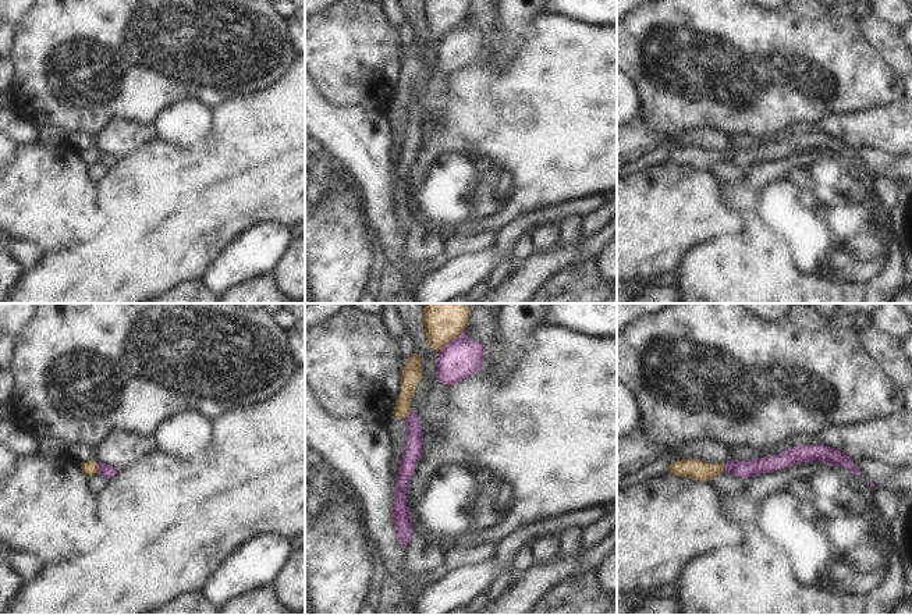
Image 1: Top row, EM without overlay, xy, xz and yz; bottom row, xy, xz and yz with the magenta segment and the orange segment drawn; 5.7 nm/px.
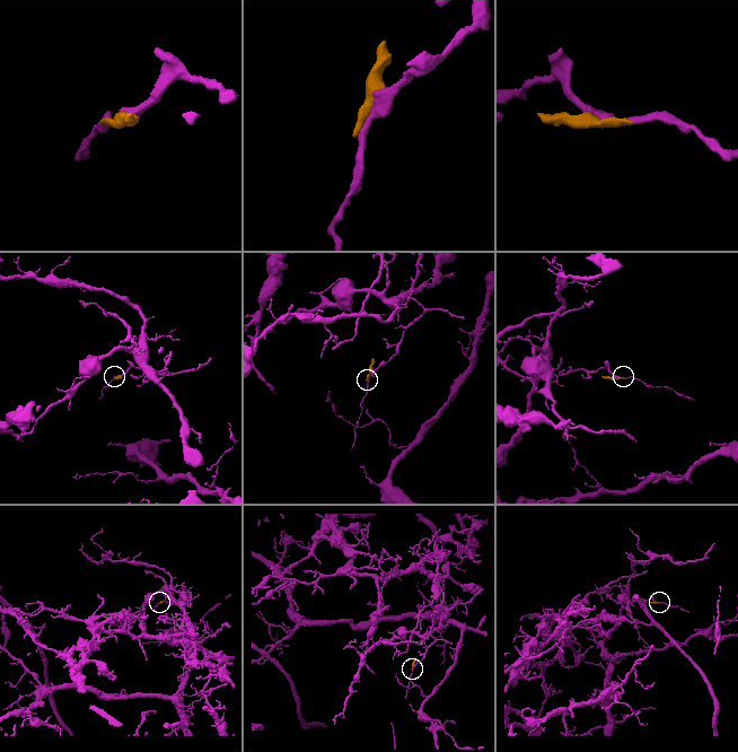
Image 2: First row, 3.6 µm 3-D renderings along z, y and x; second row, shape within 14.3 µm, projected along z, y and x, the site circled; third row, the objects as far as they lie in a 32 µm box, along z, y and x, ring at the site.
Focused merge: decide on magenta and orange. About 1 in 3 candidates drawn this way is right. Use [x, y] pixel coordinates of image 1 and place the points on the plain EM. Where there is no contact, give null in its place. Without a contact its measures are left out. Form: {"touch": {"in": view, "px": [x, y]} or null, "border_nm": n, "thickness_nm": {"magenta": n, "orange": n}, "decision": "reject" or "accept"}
{"touch": {"in": "xz", "px": [451, 28]}, "border_nm": 220, "thickness_nm": {"magenta": 240, "orange": 180}, "decision": "reject"}

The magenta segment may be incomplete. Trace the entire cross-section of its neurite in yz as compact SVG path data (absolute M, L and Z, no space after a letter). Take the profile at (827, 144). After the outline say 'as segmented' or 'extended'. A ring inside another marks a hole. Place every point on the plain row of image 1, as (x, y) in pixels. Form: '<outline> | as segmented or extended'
M802 132L764 146L753 146L746 149L731 147L725 152L725 161L739 167L748 167L763 161L773 161L794 152L808 152L810 149L819 149L828 154L841 153L851 157L856 164L863 166L863 161L851 150L849 145L824 132Z | as segmented

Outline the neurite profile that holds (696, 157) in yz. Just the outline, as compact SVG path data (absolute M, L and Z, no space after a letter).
M682 147L671 152L667 160L674 160L679 166L709 170L714 164L725 160L725 152L709 152L700 147Z

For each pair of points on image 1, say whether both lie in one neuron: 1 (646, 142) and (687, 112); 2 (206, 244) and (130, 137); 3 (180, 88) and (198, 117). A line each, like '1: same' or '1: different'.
1: different
2: different
3: different

